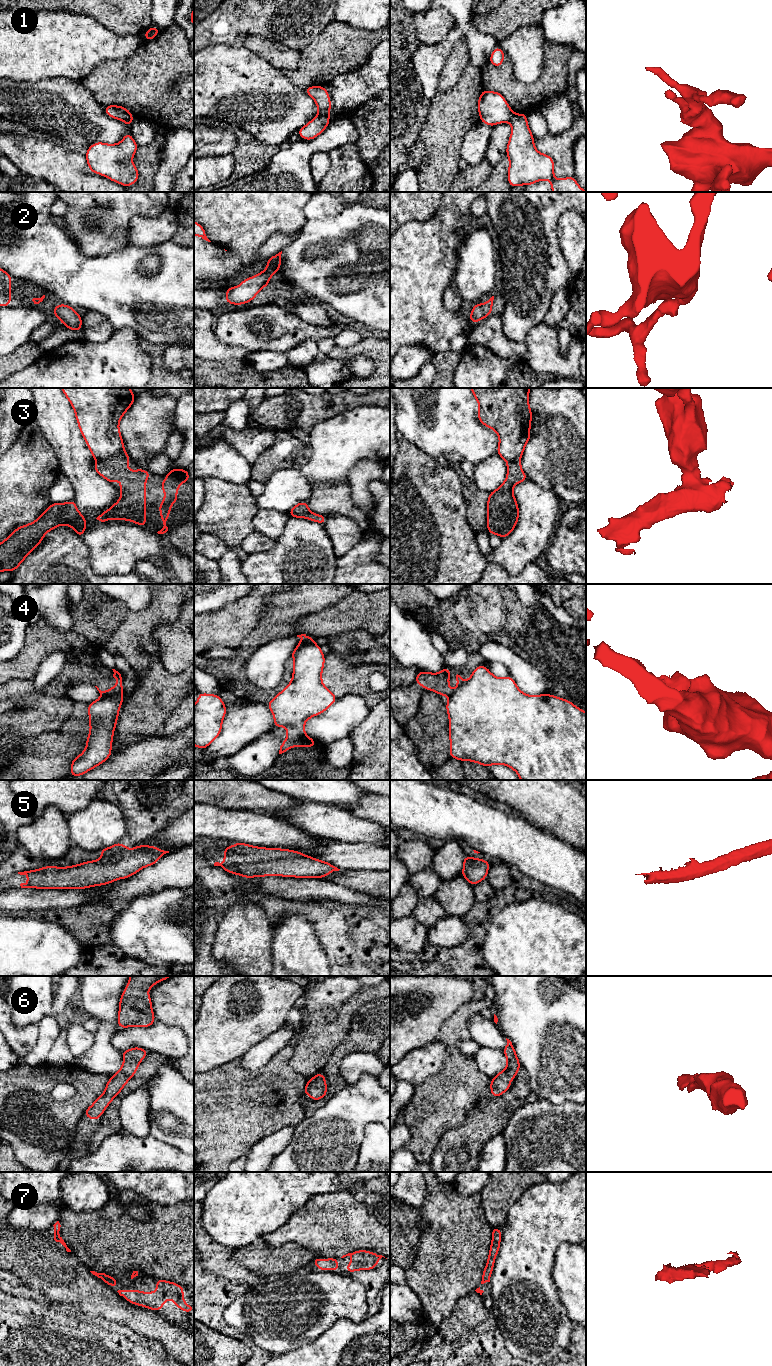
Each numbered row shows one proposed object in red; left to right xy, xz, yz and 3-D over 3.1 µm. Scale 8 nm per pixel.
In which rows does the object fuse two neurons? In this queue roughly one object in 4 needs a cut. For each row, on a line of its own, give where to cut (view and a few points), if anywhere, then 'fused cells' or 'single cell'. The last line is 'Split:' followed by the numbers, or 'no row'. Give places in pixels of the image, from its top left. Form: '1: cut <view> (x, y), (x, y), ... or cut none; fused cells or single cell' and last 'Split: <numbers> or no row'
1: cut xz (328, 115), (319, 115), (317, 117); fused cells
2: cut none; single cell
3: cut xy (123, 448), (118, 454), (107, 461), (100, 461); fused cells
4: cut xy (122, 690), (101, 696); fused cells
5: cut none; single cell
6: cut none; single cell
7: cut none; single cell
Split: 1, 3, 4

